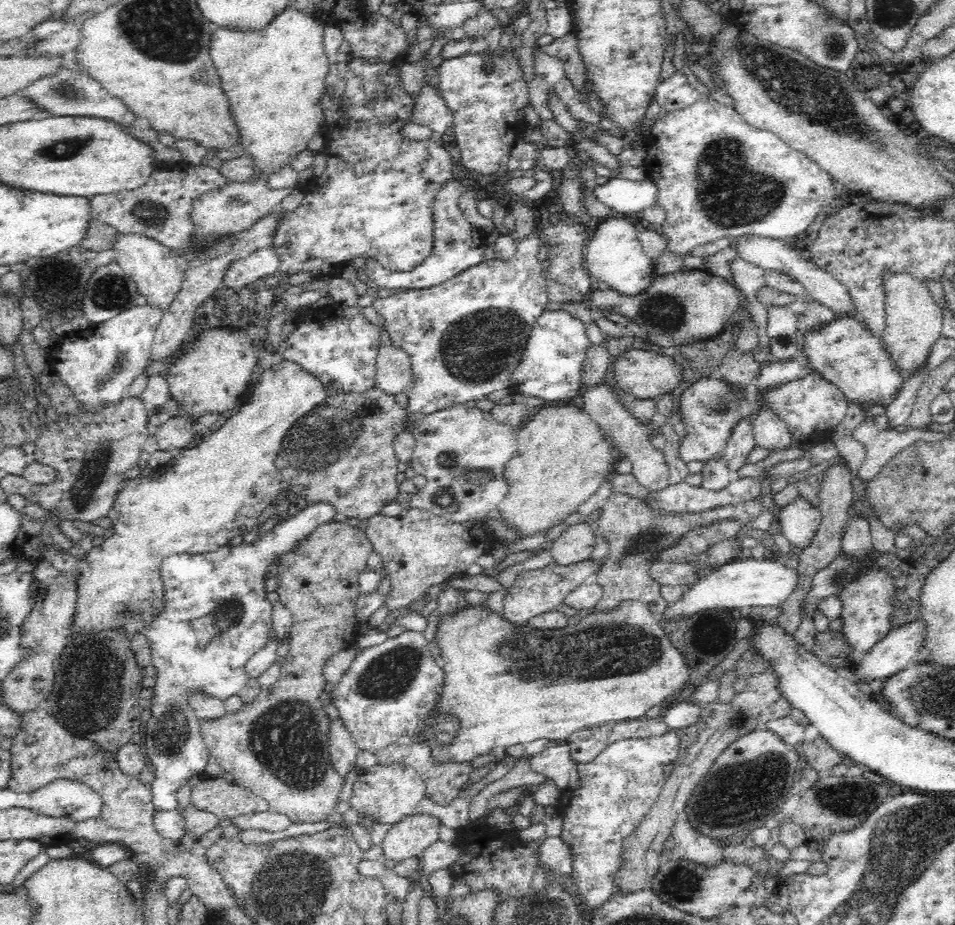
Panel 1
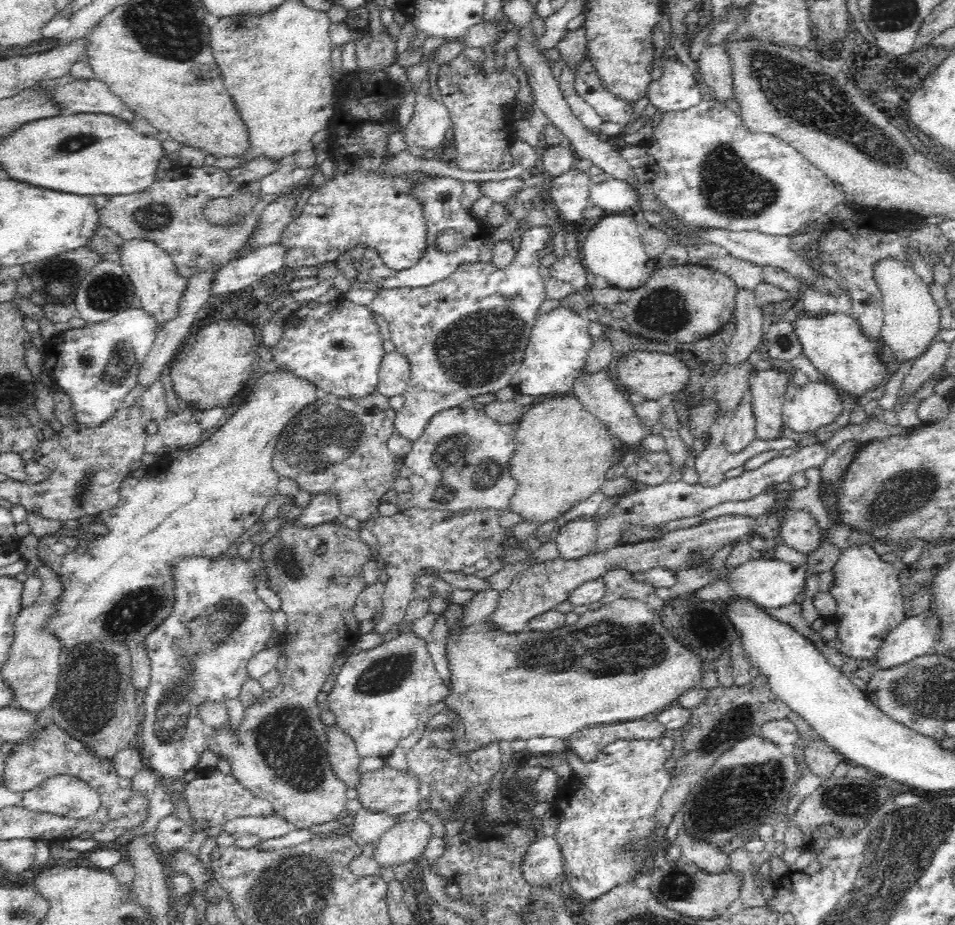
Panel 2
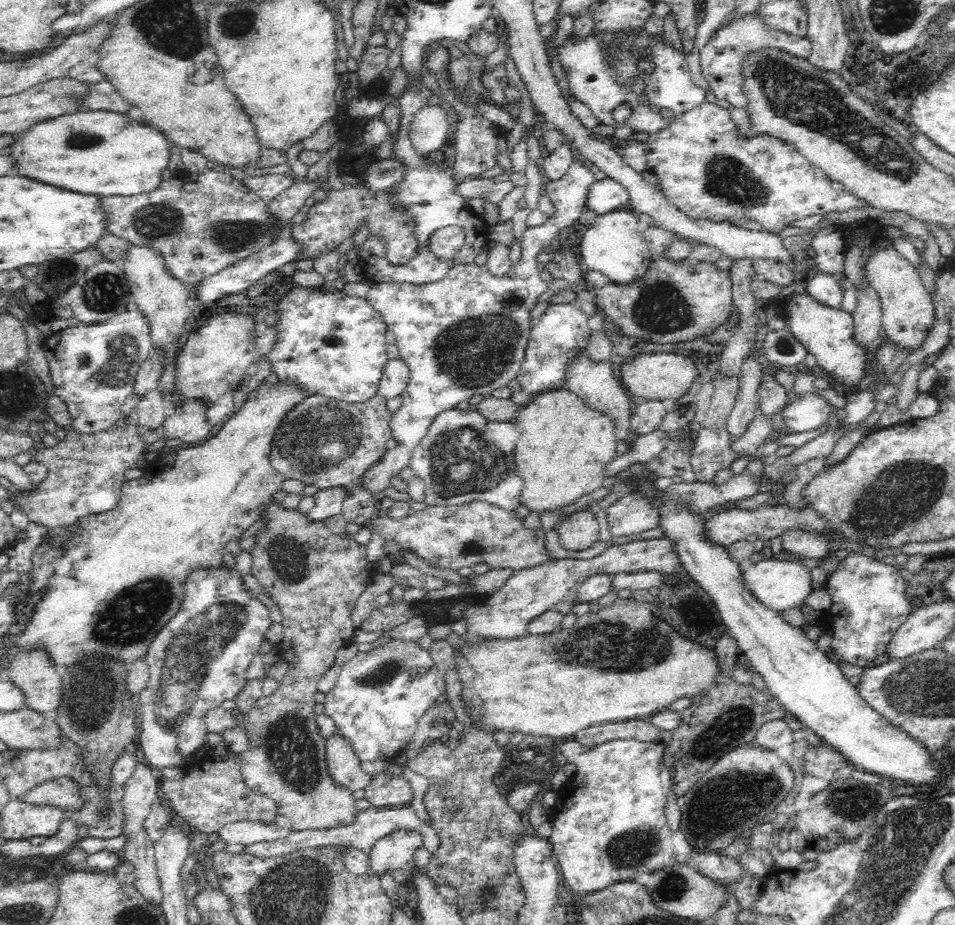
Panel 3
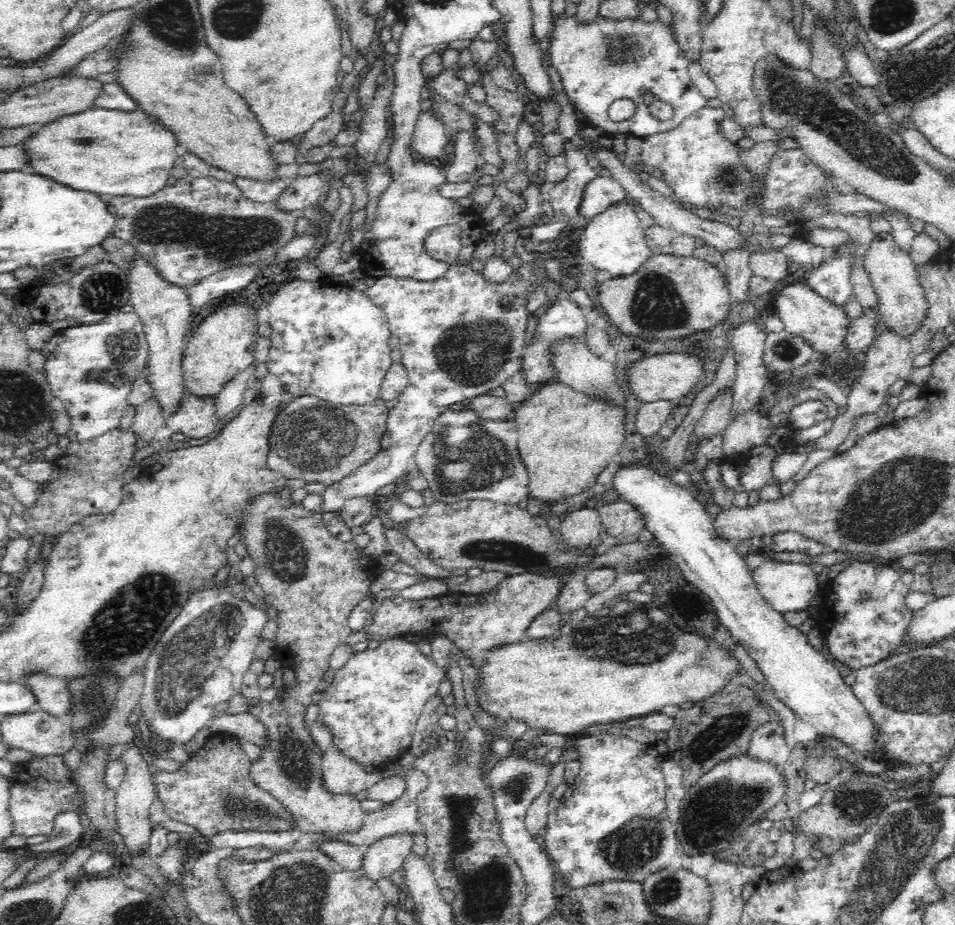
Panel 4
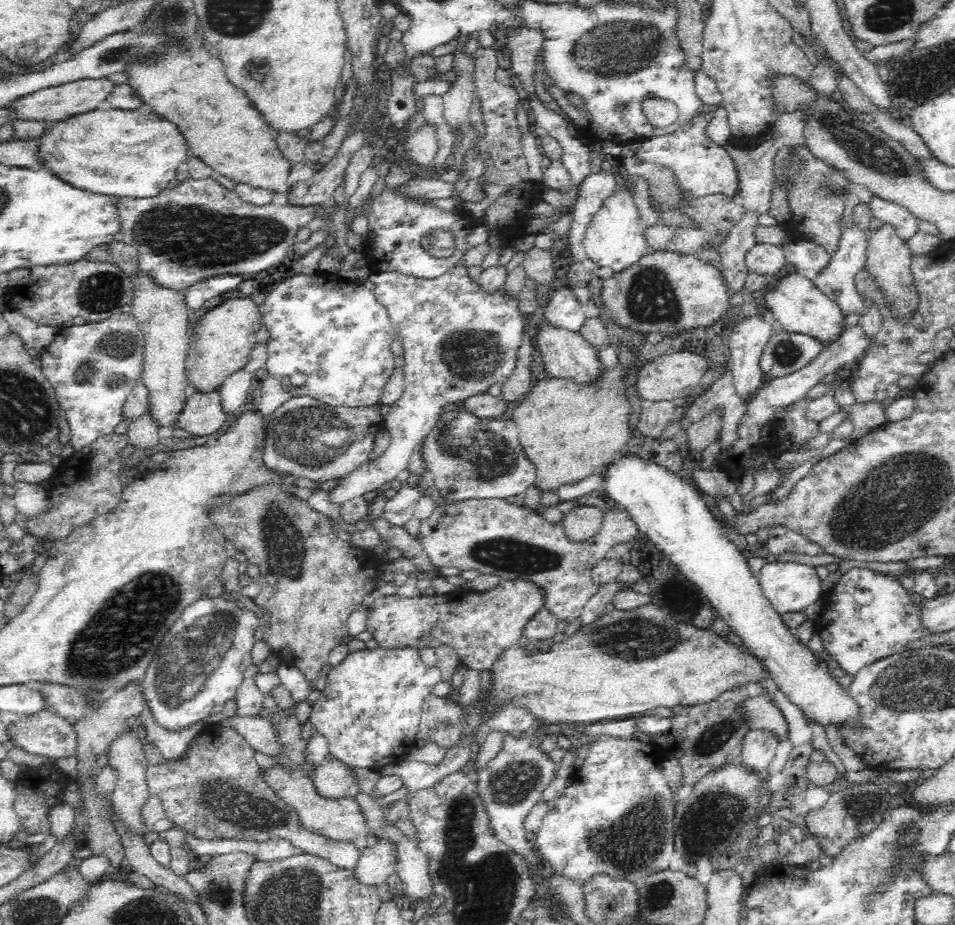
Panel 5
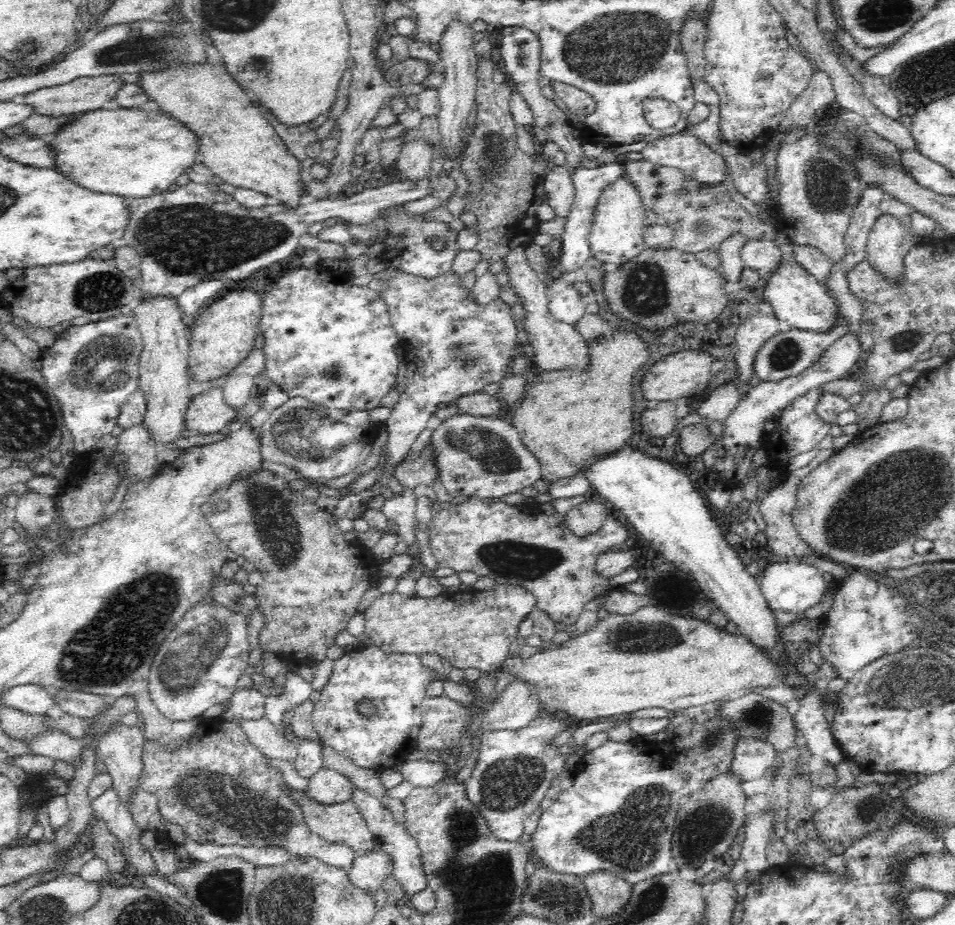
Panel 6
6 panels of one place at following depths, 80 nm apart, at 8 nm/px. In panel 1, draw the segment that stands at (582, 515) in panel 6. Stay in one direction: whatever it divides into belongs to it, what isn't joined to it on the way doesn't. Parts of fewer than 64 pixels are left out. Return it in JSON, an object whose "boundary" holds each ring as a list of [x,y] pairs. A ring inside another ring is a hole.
{"boundary":[[[588,523],[570,525],[552,543],[548,544],[553,562],[572,566],[589,560],[597,539]]]}

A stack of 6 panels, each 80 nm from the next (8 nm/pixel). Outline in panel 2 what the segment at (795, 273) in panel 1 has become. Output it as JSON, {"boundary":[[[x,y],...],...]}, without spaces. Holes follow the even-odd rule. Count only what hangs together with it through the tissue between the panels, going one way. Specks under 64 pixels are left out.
{"boundary":[[[700,230],[700,234],[689,234],[686,231],[686,235],[698,235],[701,242],[714,243],[720,245],[726,250],[726,254],[732,255],[734,258],[746,260],[755,264],[756,266],[772,266],[780,268],[797,278],[803,283],[804,289],[810,289],[818,294],[825,294],[826,297],[842,298],[844,297],[844,290],[840,288],[840,284],[834,281],[834,279],[824,275],[820,270],[814,270],[809,262],[809,253],[803,253],[790,249],[791,236],[768,236],[766,234],[760,234],[755,230],[750,232],[730,232],[729,230],[708,230],[706,234],[703,234],[703,230]]]}

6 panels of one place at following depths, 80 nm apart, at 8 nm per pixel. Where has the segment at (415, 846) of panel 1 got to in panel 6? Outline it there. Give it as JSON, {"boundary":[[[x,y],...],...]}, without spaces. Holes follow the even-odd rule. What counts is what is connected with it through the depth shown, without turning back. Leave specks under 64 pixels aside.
{"boundary":[[[381,846],[357,856],[349,877],[355,886],[375,893],[393,875],[394,866],[393,857]]]}

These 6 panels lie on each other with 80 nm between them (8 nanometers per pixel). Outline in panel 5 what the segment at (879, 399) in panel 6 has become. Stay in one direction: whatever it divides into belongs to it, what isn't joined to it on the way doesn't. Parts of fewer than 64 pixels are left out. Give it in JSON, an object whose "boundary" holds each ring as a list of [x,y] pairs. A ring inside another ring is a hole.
{"boundary":[[[880,403],[853,405],[848,410],[851,412],[853,425],[852,435],[848,439],[849,444],[863,438],[868,432],[874,431],[887,422],[885,410]]]}

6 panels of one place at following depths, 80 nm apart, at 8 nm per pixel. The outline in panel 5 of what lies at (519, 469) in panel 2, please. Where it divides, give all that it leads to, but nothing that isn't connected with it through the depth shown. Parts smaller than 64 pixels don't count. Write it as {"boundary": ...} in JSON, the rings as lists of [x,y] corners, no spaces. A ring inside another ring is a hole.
{"boundary":[[[620,345],[617,348],[618,363],[612,366],[612,368],[609,368],[596,385],[590,387],[578,387],[578,384],[573,381],[563,381],[562,379],[554,379],[546,376],[546,378],[541,381],[535,381],[533,390],[522,401],[518,402],[519,405],[514,408],[514,414],[511,420],[517,424],[517,428],[519,429],[519,442],[522,451],[524,451],[524,456],[535,467],[535,479],[533,480],[533,486],[536,487],[538,492],[554,492],[554,494],[562,496],[562,492],[565,487],[576,486],[576,484],[581,483],[582,480],[586,480],[588,476],[592,476],[592,474],[598,471],[600,467],[610,465],[625,451],[626,444],[630,439],[631,430],[628,424],[630,402],[626,396],[626,387],[623,378],[626,374],[625,369],[632,367],[636,363],[636,356],[634,356],[634,354],[640,354],[640,352],[636,352],[636,349],[629,345]]]}

